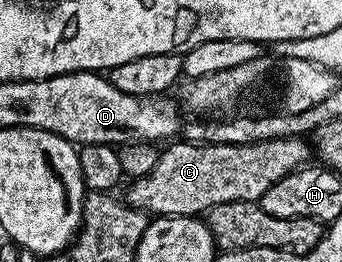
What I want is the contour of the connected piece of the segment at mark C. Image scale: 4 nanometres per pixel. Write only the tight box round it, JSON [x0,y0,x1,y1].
[126,136,310,216]

